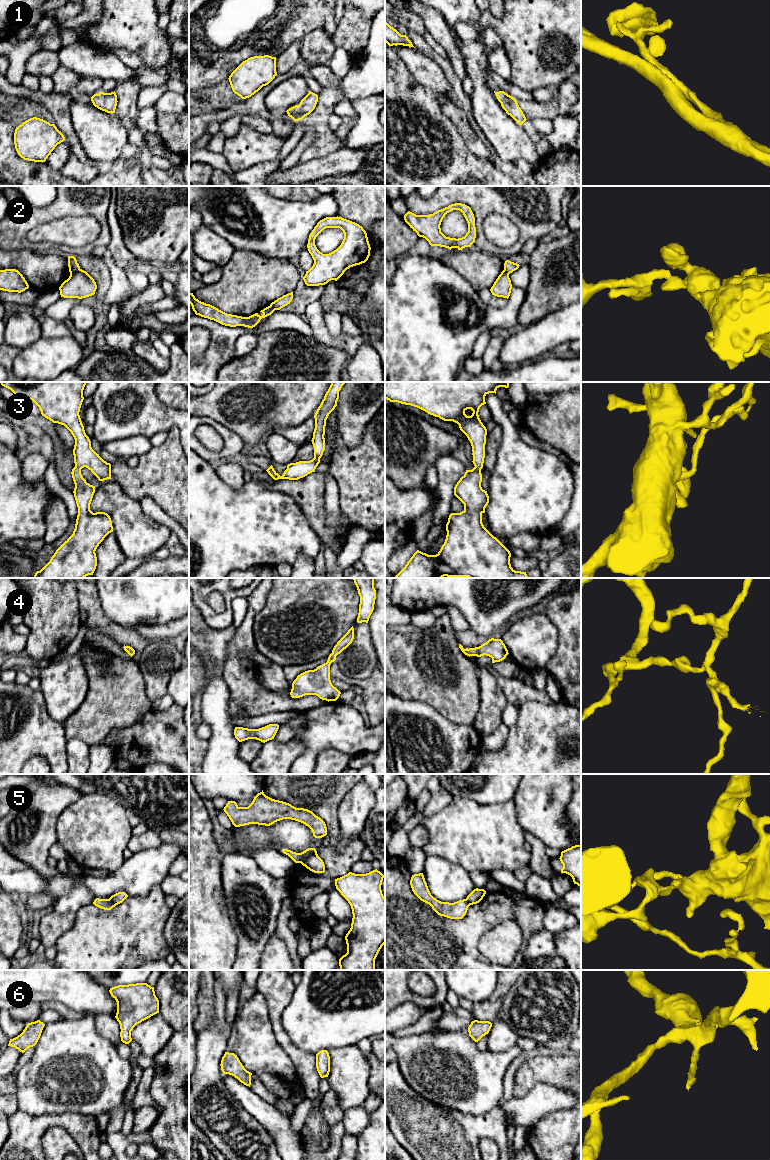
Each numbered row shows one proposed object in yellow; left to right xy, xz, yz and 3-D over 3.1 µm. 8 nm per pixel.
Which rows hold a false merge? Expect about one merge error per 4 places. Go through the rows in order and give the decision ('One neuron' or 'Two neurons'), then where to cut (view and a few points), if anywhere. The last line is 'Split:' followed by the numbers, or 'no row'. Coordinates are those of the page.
1: One neuron. No split
2: Two neurons. Split along xy (80, 269), (70, 274)
3: One neuron. No split
4: One neuron. No split
5: Two neurons. Split along xz (316, 853), (307, 856), (301, 863)
6: One neuron. No split
Split: 2, 5

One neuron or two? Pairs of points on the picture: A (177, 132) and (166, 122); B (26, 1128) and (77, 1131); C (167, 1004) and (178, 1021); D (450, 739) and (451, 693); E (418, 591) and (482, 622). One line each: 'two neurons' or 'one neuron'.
A: one neuron
B: one neuron
C: one neuron
D: two neurons
E: one neuron

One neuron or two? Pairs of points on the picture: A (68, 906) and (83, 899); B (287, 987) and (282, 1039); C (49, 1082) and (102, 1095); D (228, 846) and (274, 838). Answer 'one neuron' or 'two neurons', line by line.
A: one neuron
B: one neuron
C: one neuron
D: one neuron

